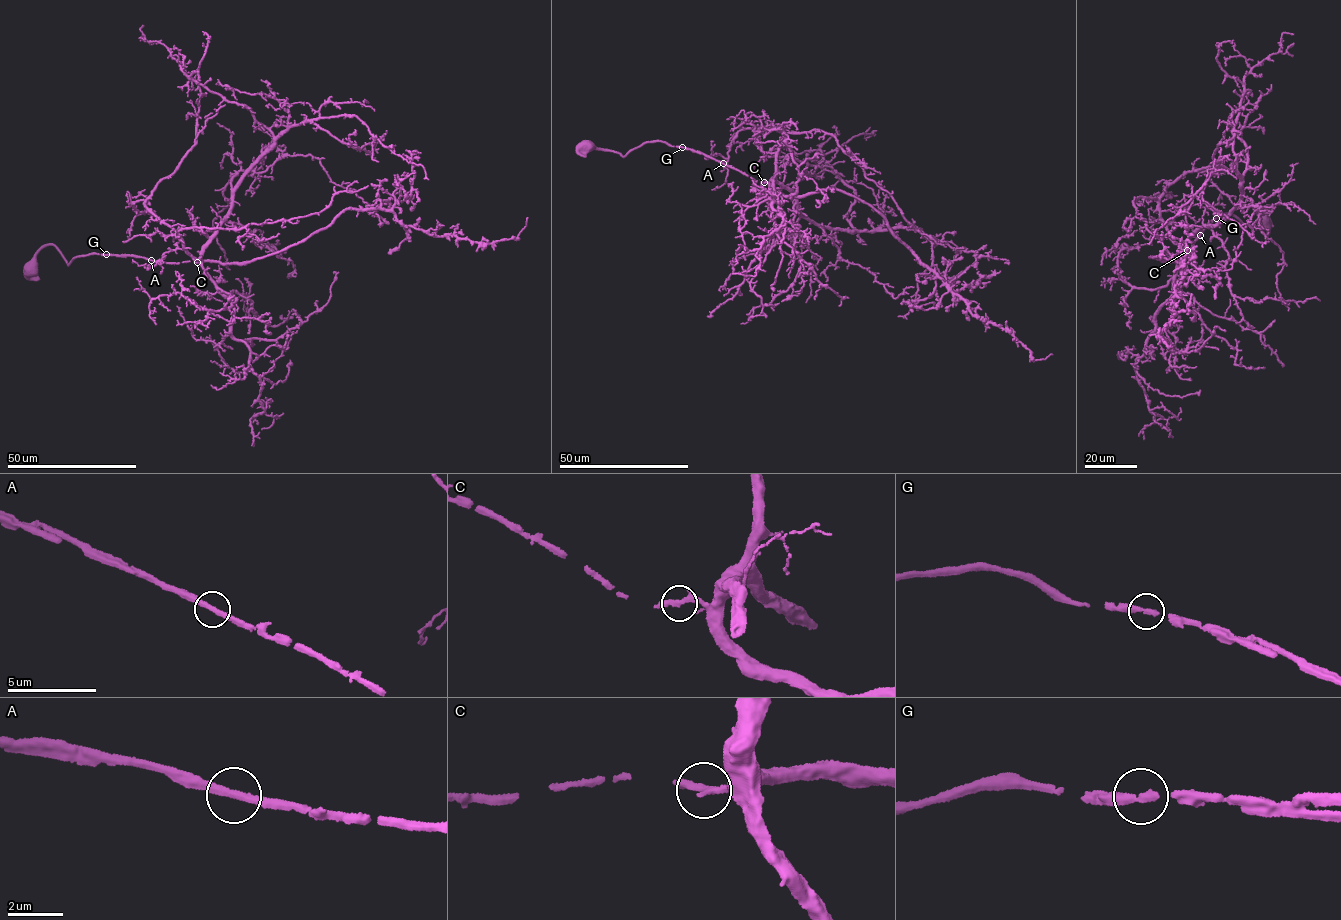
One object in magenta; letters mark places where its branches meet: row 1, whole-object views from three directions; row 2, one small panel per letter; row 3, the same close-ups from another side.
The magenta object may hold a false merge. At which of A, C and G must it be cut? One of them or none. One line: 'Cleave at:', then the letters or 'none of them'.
Cleave at: none of them

